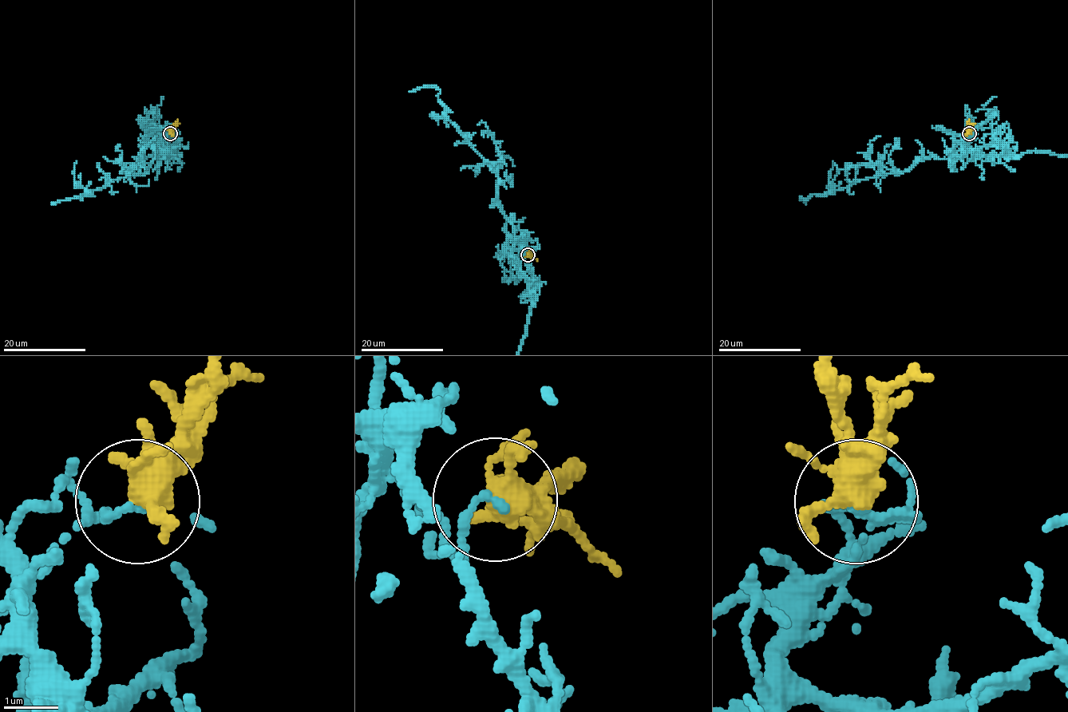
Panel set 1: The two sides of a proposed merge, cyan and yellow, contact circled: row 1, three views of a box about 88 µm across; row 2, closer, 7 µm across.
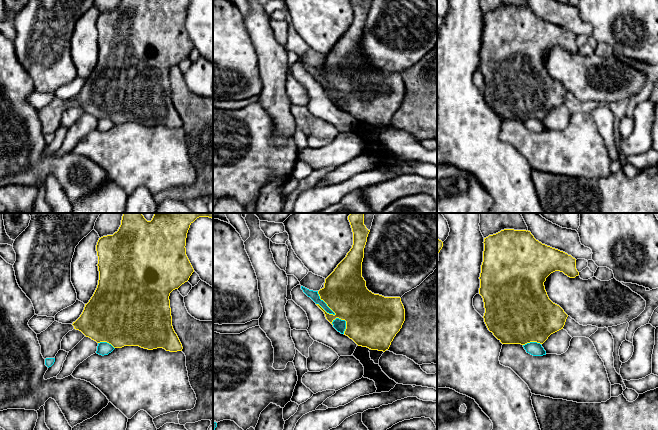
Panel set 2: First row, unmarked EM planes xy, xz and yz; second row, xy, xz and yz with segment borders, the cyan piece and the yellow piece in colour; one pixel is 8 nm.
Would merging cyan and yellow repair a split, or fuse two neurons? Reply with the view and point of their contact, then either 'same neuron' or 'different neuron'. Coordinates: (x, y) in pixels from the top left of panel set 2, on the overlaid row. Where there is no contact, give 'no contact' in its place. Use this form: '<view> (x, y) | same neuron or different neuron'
xz (325, 303) | different neuron

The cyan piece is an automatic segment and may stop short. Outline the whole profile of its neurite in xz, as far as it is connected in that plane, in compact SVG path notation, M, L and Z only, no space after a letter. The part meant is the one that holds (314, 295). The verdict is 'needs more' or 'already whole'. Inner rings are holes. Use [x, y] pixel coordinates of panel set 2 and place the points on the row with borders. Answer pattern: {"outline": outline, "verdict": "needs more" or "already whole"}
{"outline": "M301 286L303 292L310 297L316 304L319 304L327 313L335 315L335 313L327 306L327 304L320 299L318 291L309 290Z", "verdict": "already whole"}

